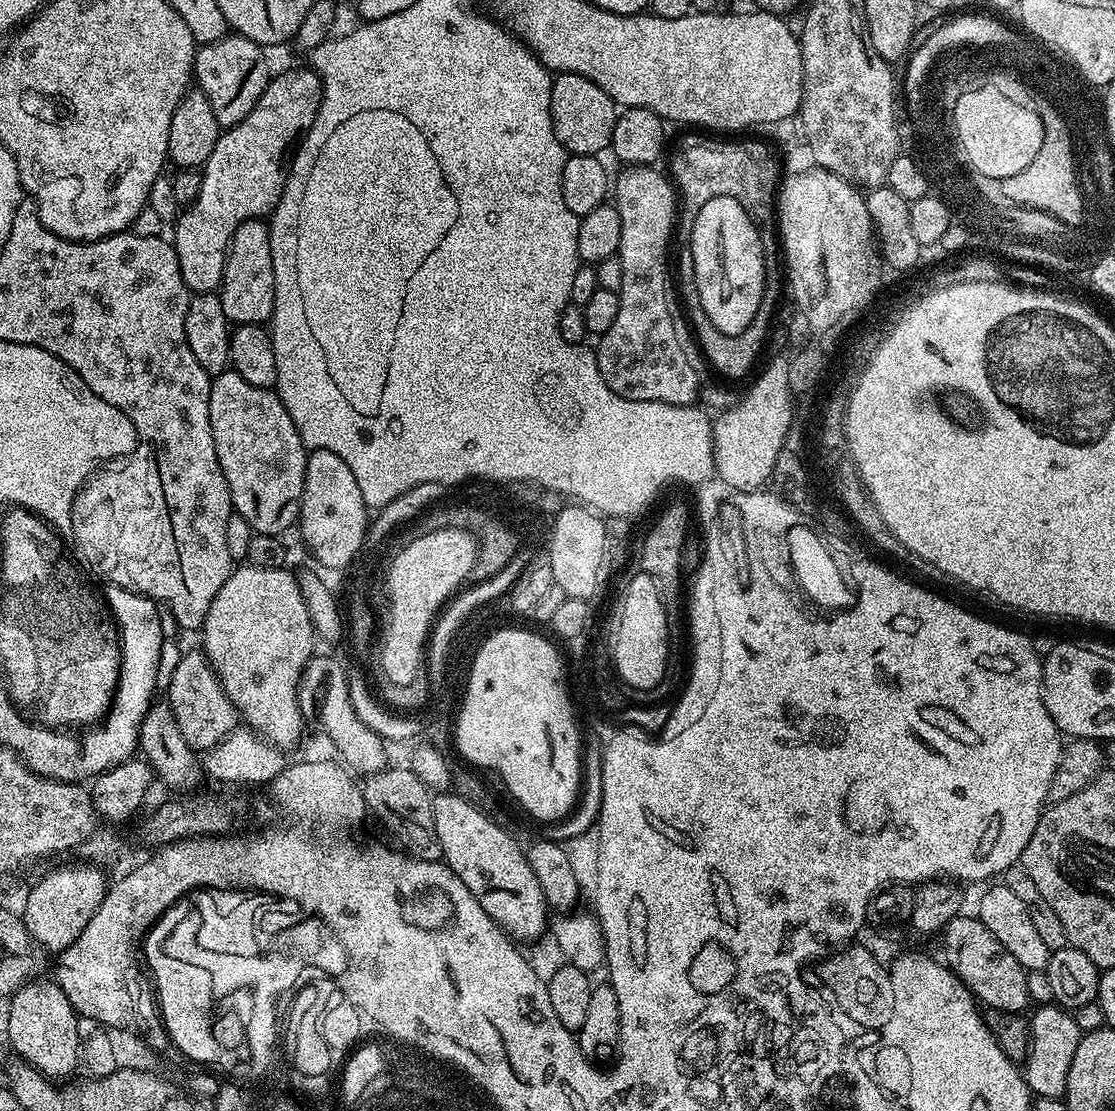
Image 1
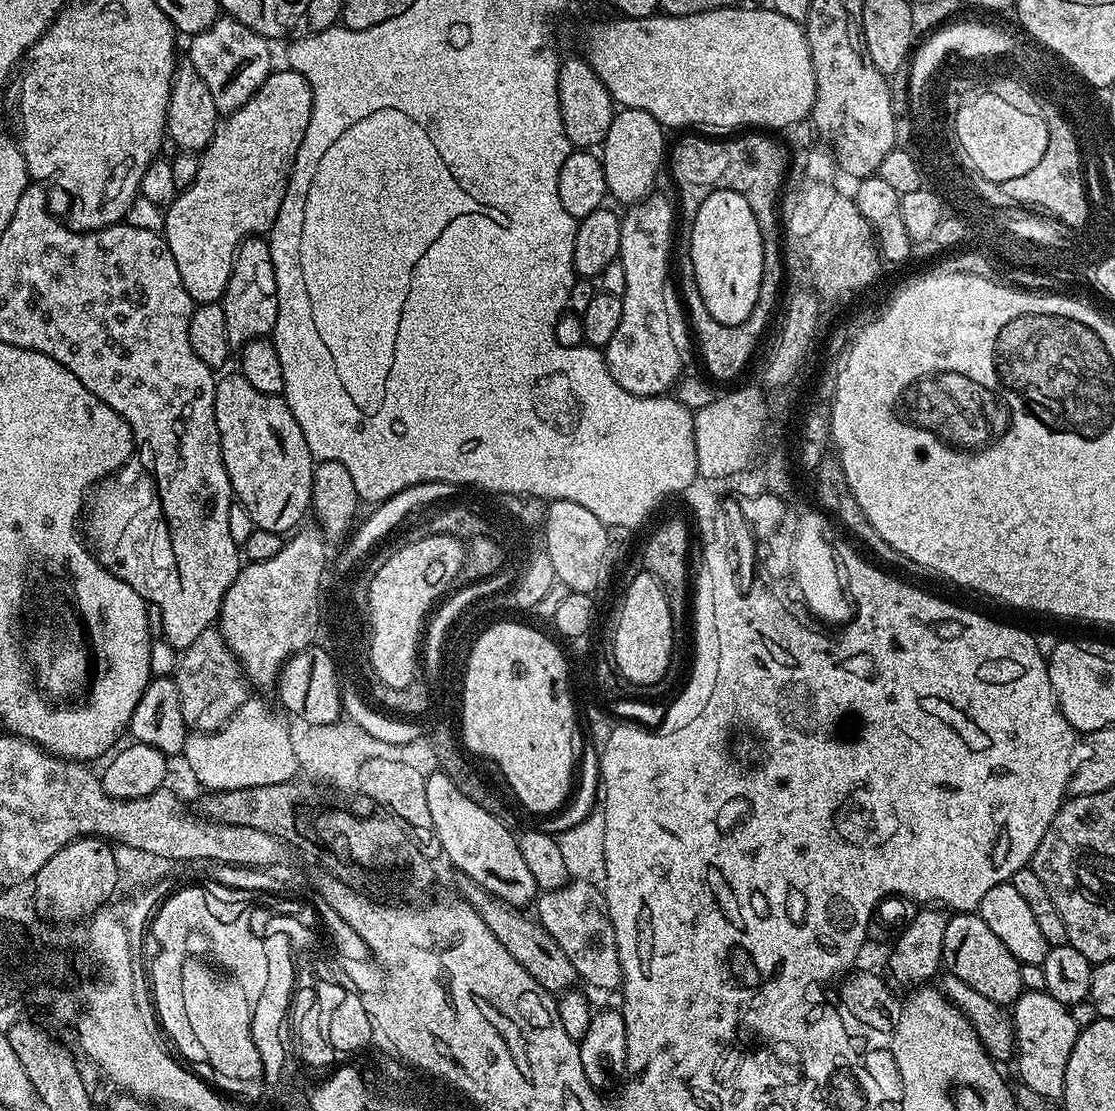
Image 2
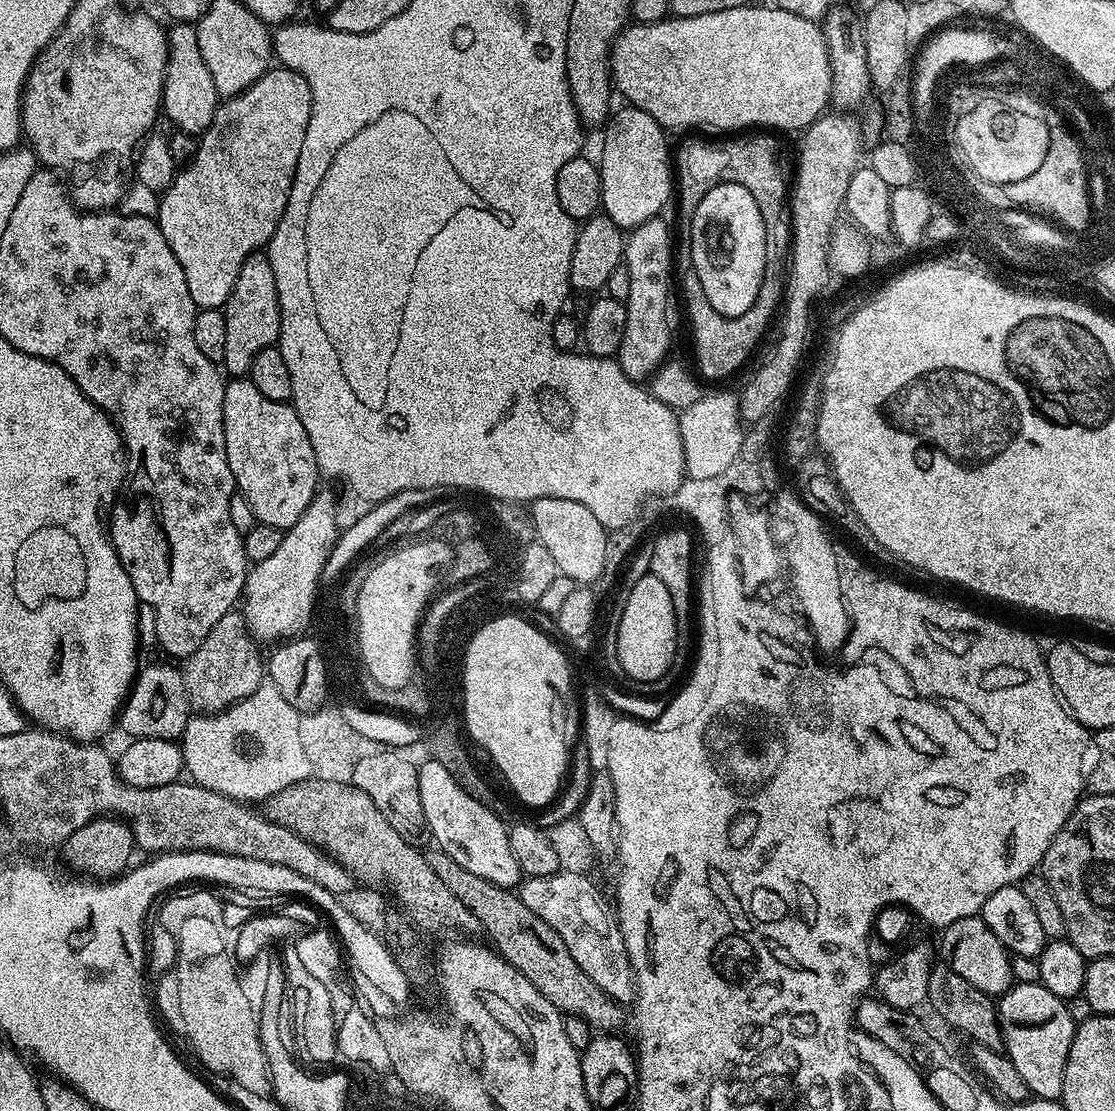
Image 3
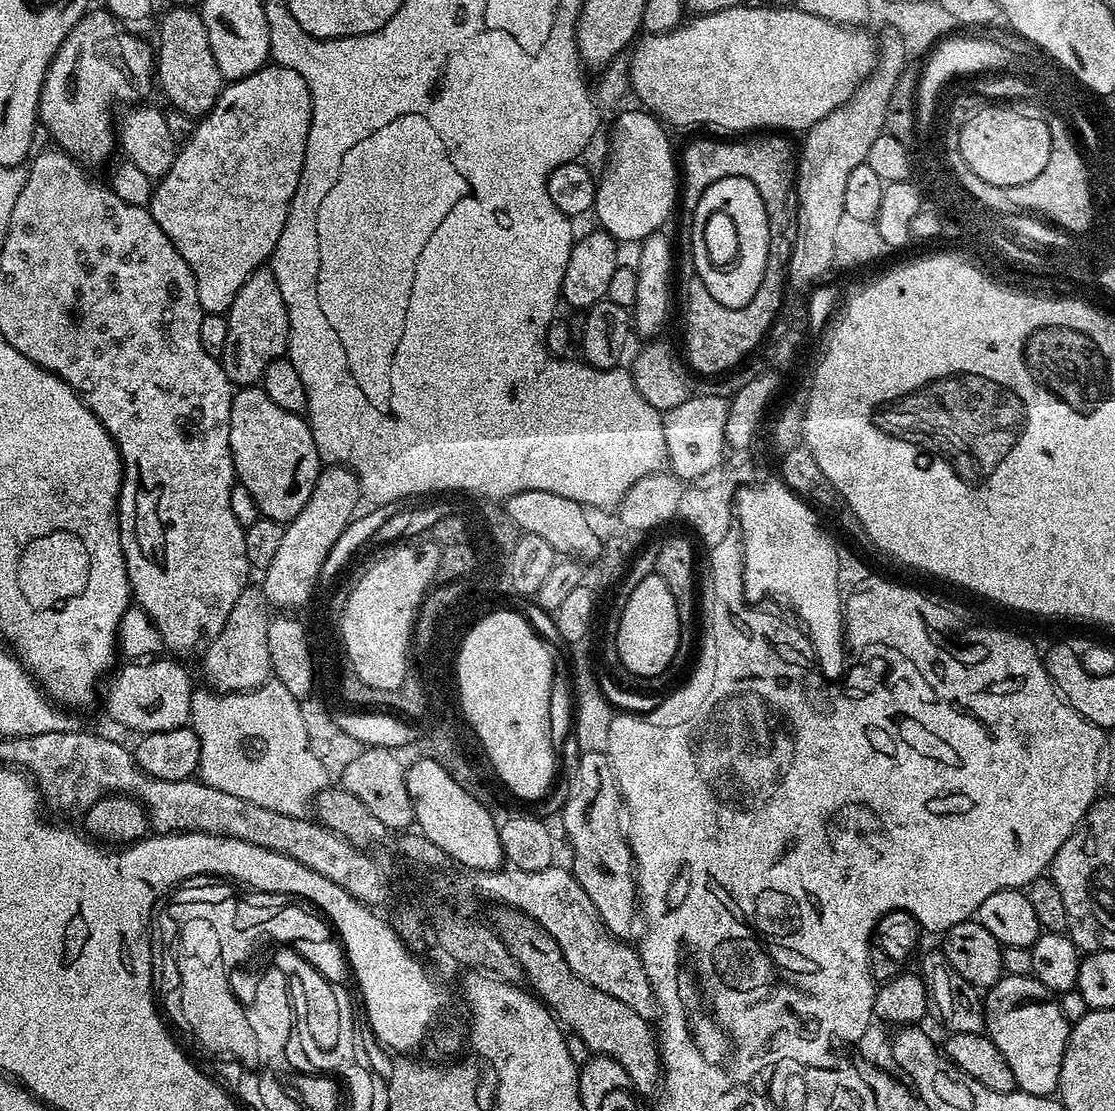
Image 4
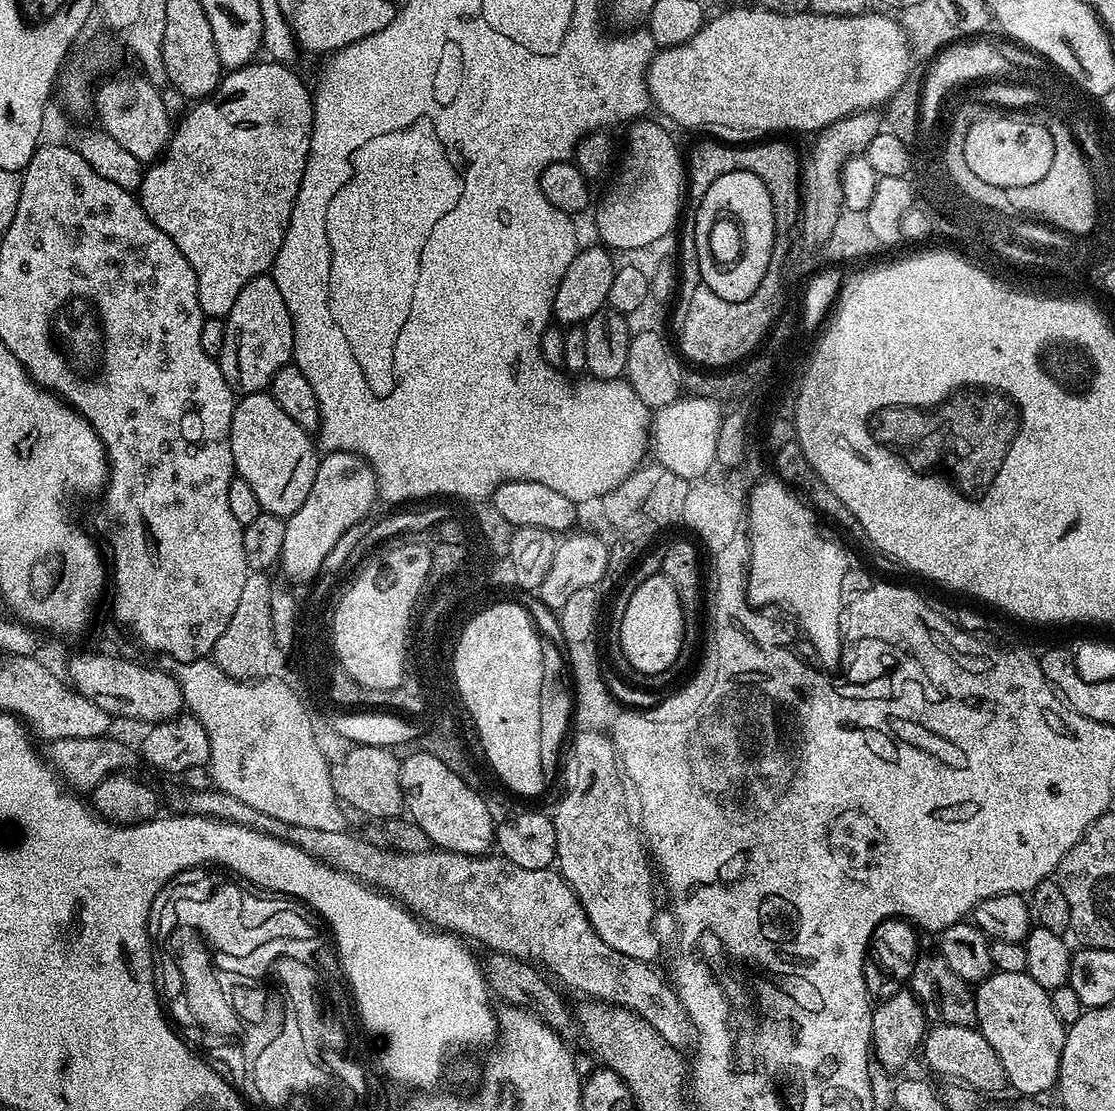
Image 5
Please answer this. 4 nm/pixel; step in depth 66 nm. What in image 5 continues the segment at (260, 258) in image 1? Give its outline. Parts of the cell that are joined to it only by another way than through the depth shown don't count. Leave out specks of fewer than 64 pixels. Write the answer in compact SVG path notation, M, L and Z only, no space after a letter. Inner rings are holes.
M265 274L246 282L223 322L226 338L222 338L218 363L233 393L249 396L252 392L265 391L278 370L293 363L294 326L286 306L286 296L278 290L271 275Z

